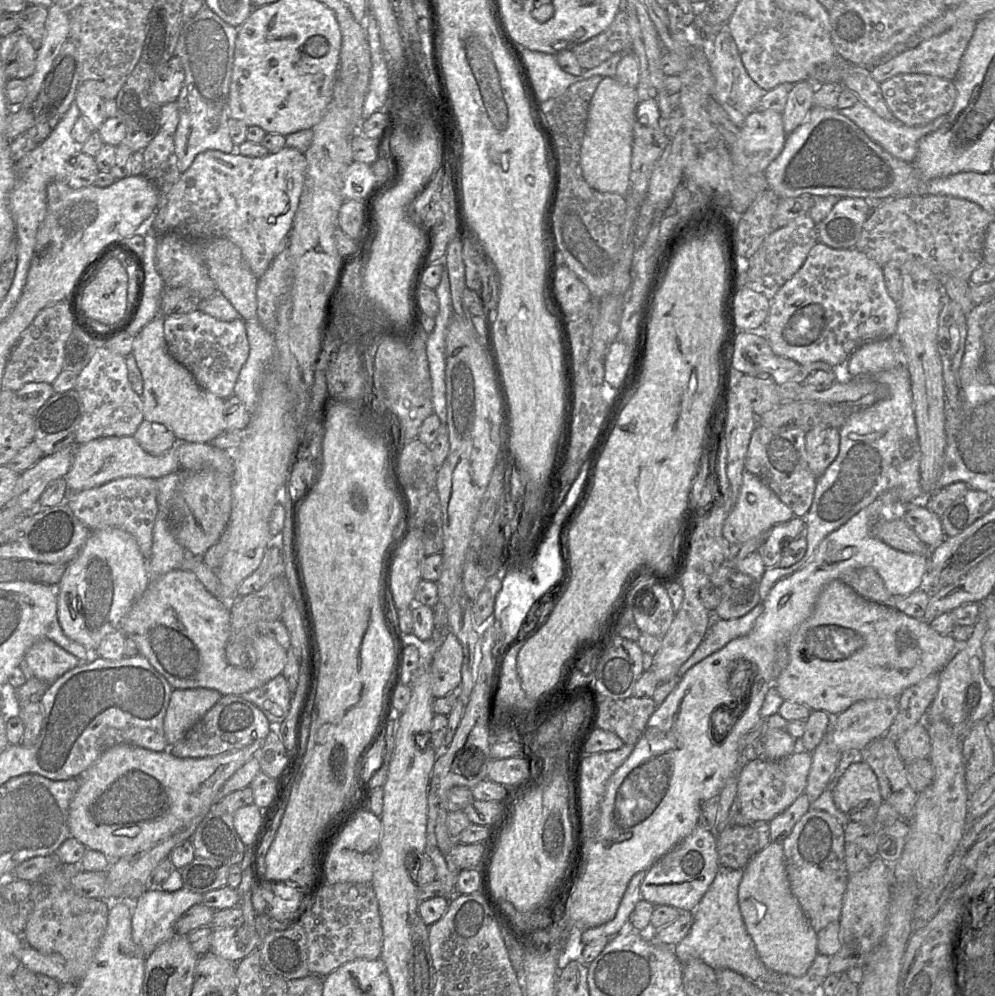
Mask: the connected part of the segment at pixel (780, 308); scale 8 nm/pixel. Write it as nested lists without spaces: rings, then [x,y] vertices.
[[[818,241],[802,267],[770,300],[762,333],[776,355],[801,364],[824,361],[834,367],[867,343],[895,337],[898,321],[898,304],[887,290],[882,266],[856,248],[835,249]]]

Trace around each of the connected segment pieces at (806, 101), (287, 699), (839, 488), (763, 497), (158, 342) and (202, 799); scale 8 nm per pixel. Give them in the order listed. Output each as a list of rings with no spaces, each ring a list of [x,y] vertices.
[[[801,81],[790,87],[782,112],[783,127],[787,135],[797,129],[812,110],[815,87],[811,81]]]
[[[282,674],[241,696],[257,706],[273,726],[278,726],[285,720],[292,698],[288,682]]]
[[[904,363],[874,375],[876,380],[887,386],[884,398],[873,405],[862,408],[849,417],[839,429],[840,449],[836,459],[816,482],[812,505],[804,517],[807,550],[804,557],[788,568],[769,567],[759,583],[759,602],[744,616],[724,620],[715,618],[702,642],[694,653],[680,667],[678,676],[660,683],[652,698],[659,707],[675,689],[680,678],[695,664],[719,651],[731,640],[747,635],[764,608],[764,601],[773,586],[796,571],[804,568],[814,558],[822,540],[831,532],[845,524],[863,508],[873,503],[887,491],[895,492],[900,503],[900,511],[911,503],[923,502],[926,496],[920,486],[920,450],[917,426],[913,408],[911,381]]]
[[[744,470],[737,502],[723,524],[722,534],[729,545],[745,542],[760,534],[767,534],[768,537],[775,525],[787,522],[793,517],[792,510],[766,484]]]
[[[163,315],[155,317],[134,337],[132,353],[143,379],[144,420],[165,425],[178,442],[210,443],[226,432],[225,400],[201,387],[193,374],[170,354],[164,335]]]
[[[256,741],[252,745],[240,750],[228,751],[216,756],[183,759],[174,757],[169,750],[163,752],[154,752],[145,748],[126,744],[111,747],[102,753],[102,755],[91,766],[89,766],[77,777],[79,787],[69,806],[68,826],[70,830],[70,836],[84,844],[87,849],[102,852],[110,860],[117,860],[123,856],[144,851],[181,830],[195,817],[206,816],[212,805],[216,802],[217,794],[225,782],[250,758],[252,758],[252,756],[261,748],[262,743],[263,741]]]

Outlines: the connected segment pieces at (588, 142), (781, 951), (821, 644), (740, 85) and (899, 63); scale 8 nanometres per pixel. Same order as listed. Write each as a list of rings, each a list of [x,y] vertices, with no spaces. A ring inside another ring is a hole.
[[[615,76],[604,77],[590,101],[581,146],[581,168],[587,183],[600,192],[622,196],[628,192],[636,106],[637,89],[621,85]]]
[[[770,842],[743,869],[738,904],[759,958],[770,970],[802,977],[818,954],[818,937],[791,892],[782,843]]]
[[[836,579],[822,589],[813,613],[790,637],[787,643],[788,664],[774,685],[784,700],[805,705],[811,710],[822,710],[835,717],[860,700],[898,698],[908,687],[939,673],[959,647],[951,635],[940,635],[930,624],[907,616],[890,604],[867,600],[841,579]]]
[[[727,27],[721,30],[710,43],[705,44],[703,50],[715,80],[712,97],[724,109],[729,119],[741,128],[746,118],[759,109],[765,91],[752,80],[746,71],[737,45]]]
[[[974,20],[958,21],[946,32],[921,42],[915,48],[908,49],[889,61],[875,65],[871,68],[871,75],[878,83],[896,75],[907,73],[927,74],[953,81],[977,22]]]

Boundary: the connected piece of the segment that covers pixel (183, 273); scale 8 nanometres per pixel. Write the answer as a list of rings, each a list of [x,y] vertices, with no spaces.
[[[288,146],[264,157],[249,157],[220,150],[199,153],[191,166],[183,173],[164,197],[154,215],[151,227],[157,235],[157,271],[165,288],[188,287],[199,298],[206,299],[216,293],[215,282],[200,258],[200,244],[193,240],[224,237],[236,244],[251,272],[259,279],[273,259],[288,246],[288,237],[307,180],[307,161],[304,153]]]

